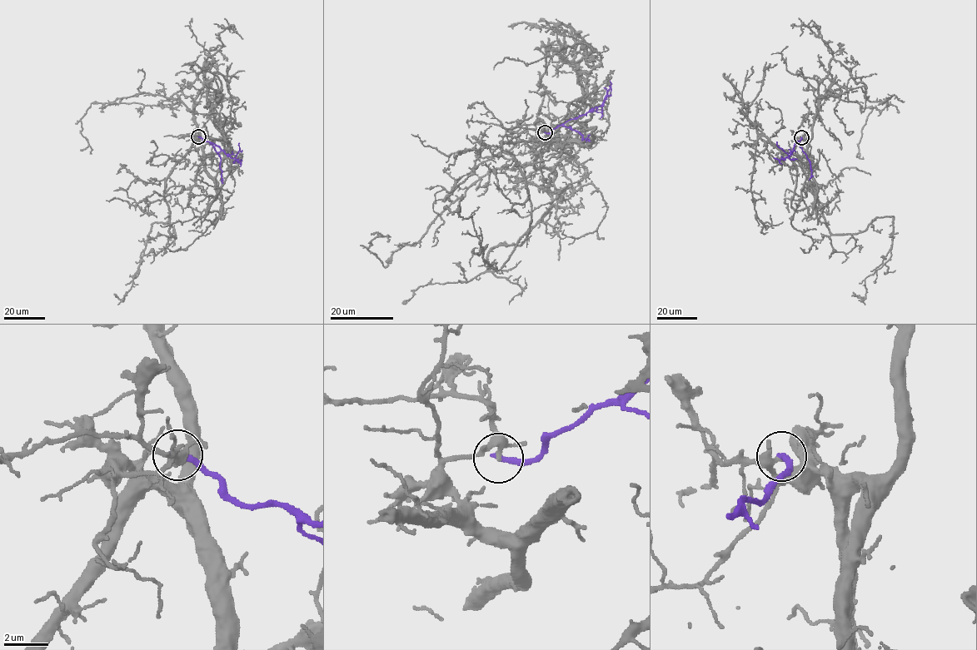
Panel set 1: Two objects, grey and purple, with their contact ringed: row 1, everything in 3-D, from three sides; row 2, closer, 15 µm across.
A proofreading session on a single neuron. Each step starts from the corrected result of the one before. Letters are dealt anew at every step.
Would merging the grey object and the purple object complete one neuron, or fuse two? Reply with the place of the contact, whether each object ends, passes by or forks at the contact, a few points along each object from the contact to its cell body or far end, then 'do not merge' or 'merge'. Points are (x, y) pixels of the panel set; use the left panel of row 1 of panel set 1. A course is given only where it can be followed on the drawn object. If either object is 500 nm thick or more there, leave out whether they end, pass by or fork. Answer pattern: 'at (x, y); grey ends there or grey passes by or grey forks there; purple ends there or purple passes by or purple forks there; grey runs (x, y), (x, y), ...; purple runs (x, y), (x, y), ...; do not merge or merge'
at (198, 136); grey forks there; purple ends there; grey runs (198, 136), (166, 181), (169, 232), (176, 237), (166, 223), (153, 223), (123, 300), (127, 295); purple runs (198, 136), (216, 145), (231, 158), (239, 151), (239, 143); do not merge

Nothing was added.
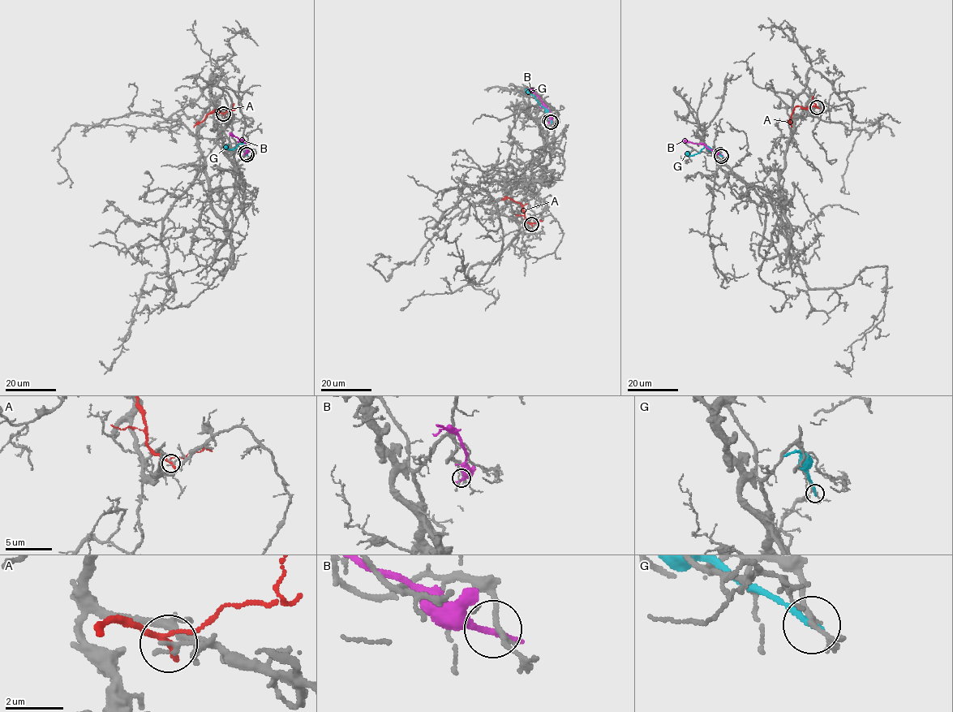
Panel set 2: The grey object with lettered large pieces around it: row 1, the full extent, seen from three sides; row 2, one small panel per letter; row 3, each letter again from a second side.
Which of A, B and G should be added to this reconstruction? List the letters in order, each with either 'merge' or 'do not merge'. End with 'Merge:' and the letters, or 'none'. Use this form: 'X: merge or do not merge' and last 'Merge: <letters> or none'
A: do not merge
B: do not merge
G: do not merge
Merge: none

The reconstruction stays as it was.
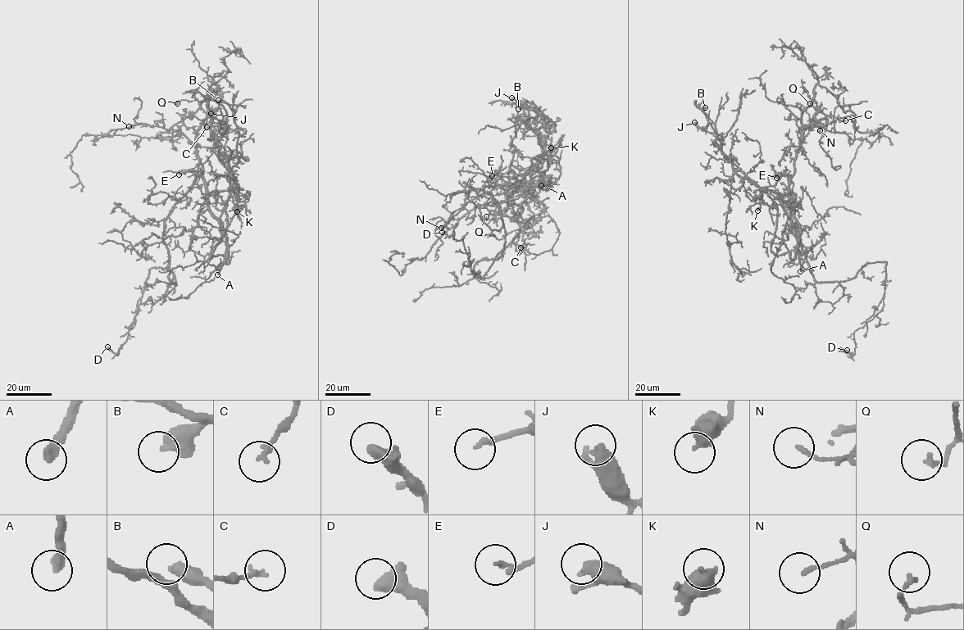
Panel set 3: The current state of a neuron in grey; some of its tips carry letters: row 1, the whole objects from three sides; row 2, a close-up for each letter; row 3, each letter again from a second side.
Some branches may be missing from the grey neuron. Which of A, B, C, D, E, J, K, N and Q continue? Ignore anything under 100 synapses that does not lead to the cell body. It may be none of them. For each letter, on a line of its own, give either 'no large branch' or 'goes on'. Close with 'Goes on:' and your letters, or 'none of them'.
A: goes on
B: no large branch
C: no large branch
D: no large branch
E: no large branch
J: no large branch
K: no large branch
N: no large branch
Q: no large branch
Goes on: A

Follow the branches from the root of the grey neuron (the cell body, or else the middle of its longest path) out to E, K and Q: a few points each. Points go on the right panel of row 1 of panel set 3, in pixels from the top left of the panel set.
E: (789, 199), (788, 177), (775, 172), (776, 178)
K: (789, 199), (790, 175), (788, 194), (761, 189), (760, 207), (757, 210)
Q: (789, 199), (788, 177), (793, 173), (802, 138), (802, 112), (814, 97), (810, 97), (813, 98), (810, 103)

